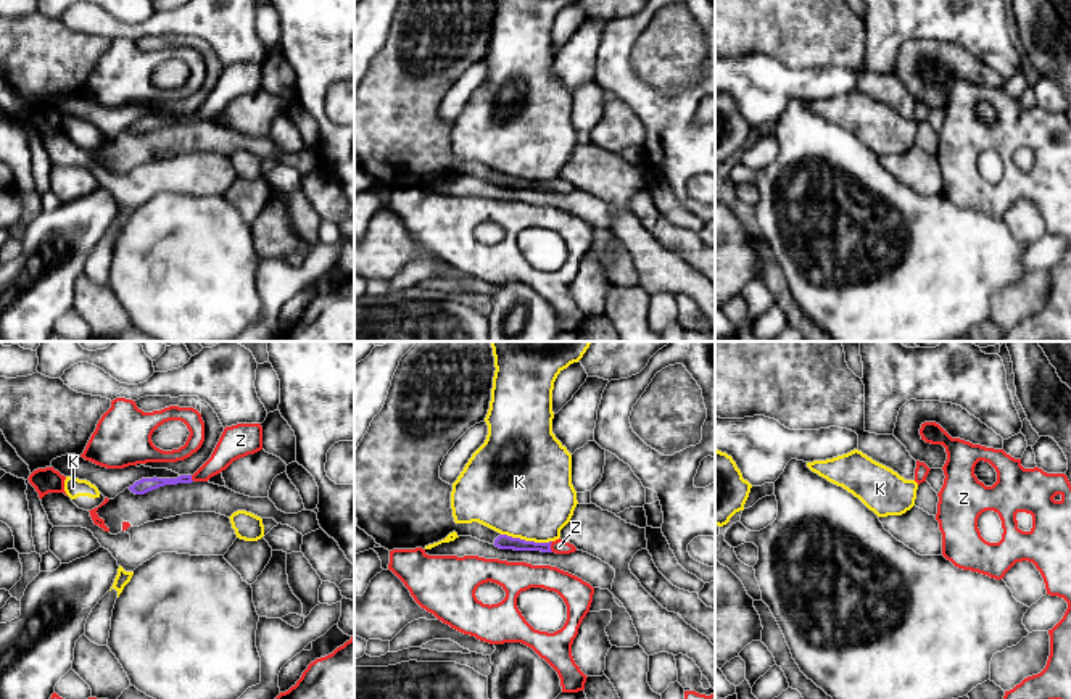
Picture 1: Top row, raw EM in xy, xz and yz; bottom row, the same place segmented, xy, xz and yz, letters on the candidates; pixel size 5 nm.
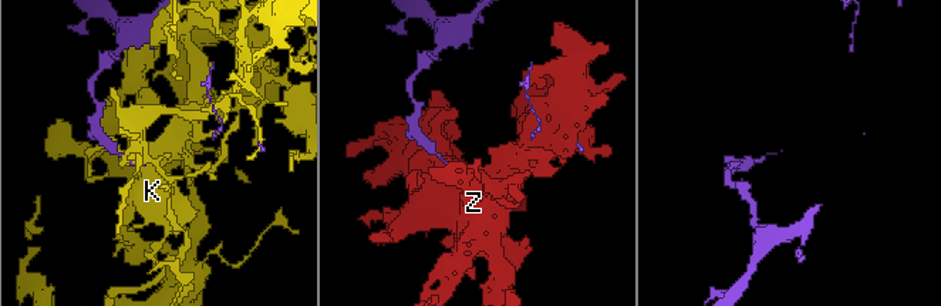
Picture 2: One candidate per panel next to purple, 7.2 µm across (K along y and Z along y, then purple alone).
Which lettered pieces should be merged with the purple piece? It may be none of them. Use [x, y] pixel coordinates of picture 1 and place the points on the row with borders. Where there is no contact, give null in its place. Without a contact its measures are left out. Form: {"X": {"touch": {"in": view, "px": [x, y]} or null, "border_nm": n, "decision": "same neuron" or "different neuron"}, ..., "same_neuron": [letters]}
{"K": {"touch": {"in": "xz", "px": [527, 541]}, "border_nm": 260, "decision": "different neuron"}, "Z": {"touch": {"in": "xz", "px": [549, 546]}, "border_nm": 60, "decision": "different neuron"}, "same_neuron": []}

